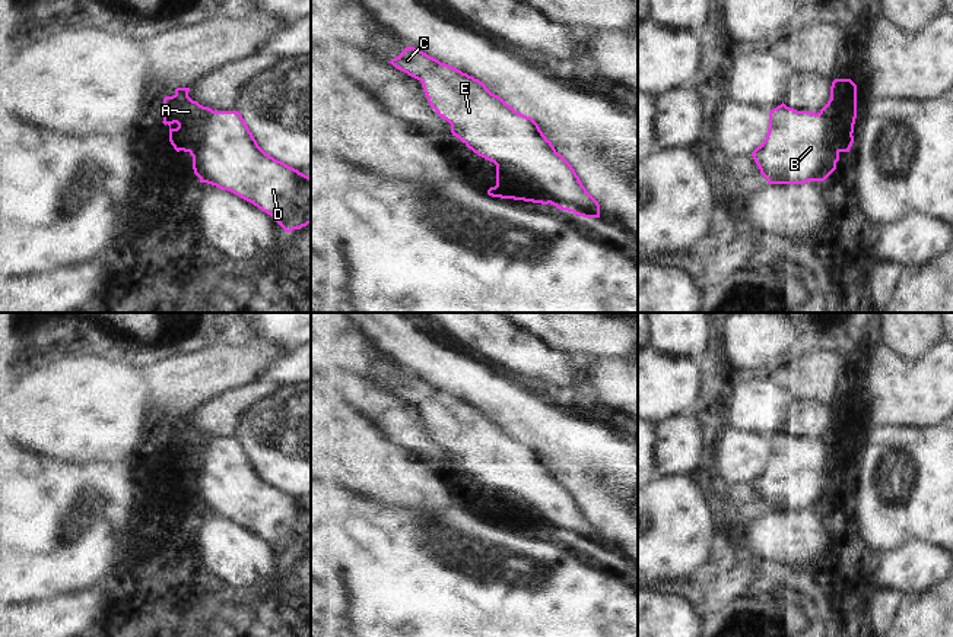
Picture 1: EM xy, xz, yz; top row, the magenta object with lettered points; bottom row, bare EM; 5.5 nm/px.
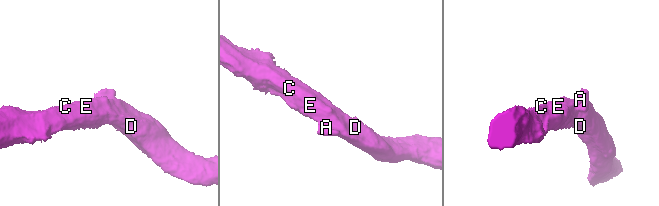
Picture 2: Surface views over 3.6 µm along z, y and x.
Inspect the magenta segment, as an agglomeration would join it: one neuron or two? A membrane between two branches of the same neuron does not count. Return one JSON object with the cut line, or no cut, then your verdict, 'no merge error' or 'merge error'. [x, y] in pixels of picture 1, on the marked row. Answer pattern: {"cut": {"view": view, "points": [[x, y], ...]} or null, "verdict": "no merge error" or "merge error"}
{"cut": null, "verdict": "no merge error"}

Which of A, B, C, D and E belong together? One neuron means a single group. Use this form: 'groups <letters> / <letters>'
groups A B C D E

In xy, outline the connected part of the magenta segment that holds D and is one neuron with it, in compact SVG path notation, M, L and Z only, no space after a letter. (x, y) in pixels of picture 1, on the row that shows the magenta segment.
M177 88L172 96L163 98L163 124L169 126L169 142L177 152L184 150L193 156L194 174L200 183L207 183L228 190L241 199L252 203L267 215L273 216L276 222L286 231L301 229L311 224L311 177L298 169L274 159L266 153L254 139L245 120L238 111L217 111L200 105L188 96L190 88Z

